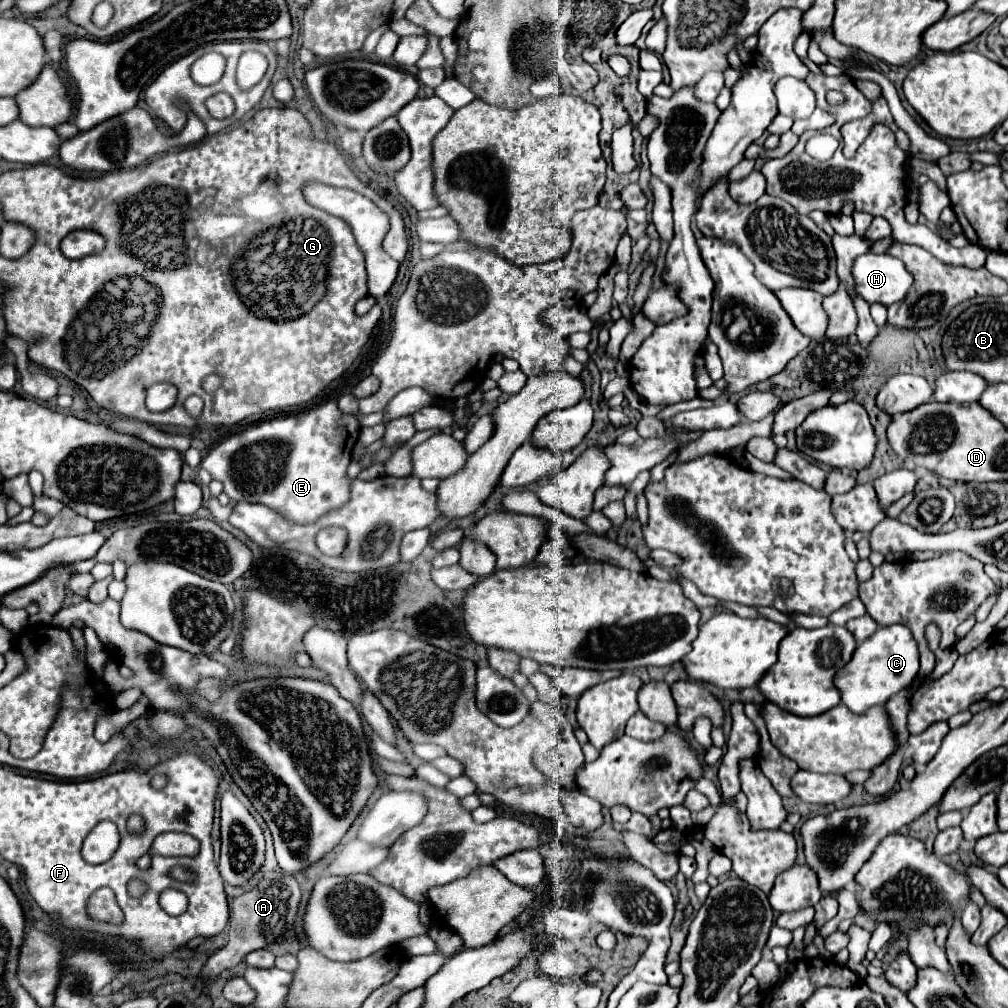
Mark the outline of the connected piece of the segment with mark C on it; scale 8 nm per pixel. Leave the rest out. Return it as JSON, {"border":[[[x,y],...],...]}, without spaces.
{"border":[[[894,624],[878,628],[868,640],[864,640],[856,648],[848,666],[836,674],[834,684],[842,694],[842,702],[852,712],[862,714],[876,704],[886,704],[894,694],[898,694],[916,678],[918,670],[918,644],[912,638],[912,632],[902,624]]]}

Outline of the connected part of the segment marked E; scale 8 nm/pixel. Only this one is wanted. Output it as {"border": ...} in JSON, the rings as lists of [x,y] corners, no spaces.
{"border":[[[328,401],[327,403],[321,404],[310,410],[300,412],[298,414],[289,414],[277,418],[273,418],[266,422],[258,423],[256,426],[250,426],[248,430],[240,432],[240,434],[234,434],[230,436],[228,440],[220,442],[216,448],[212,448],[208,452],[208,456],[202,460],[200,468],[208,470],[212,474],[214,480],[220,480],[224,484],[224,492],[230,496],[230,500],[246,500],[246,502],[260,502],[260,504],[268,504],[272,510],[284,514],[288,520],[292,522],[298,522],[298,524],[312,524],[316,522],[322,514],[334,510],[334,508],[340,508],[342,504],[348,502],[348,496],[350,496],[350,478],[346,476],[346,468],[350,464],[350,456],[352,456],[352,448],[356,444],[356,438],[358,438],[358,432],[360,432],[360,426],[358,426],[358,420],[352,416],[352,414],[342,414],[338,410],[338,406],[333,401]]]}

